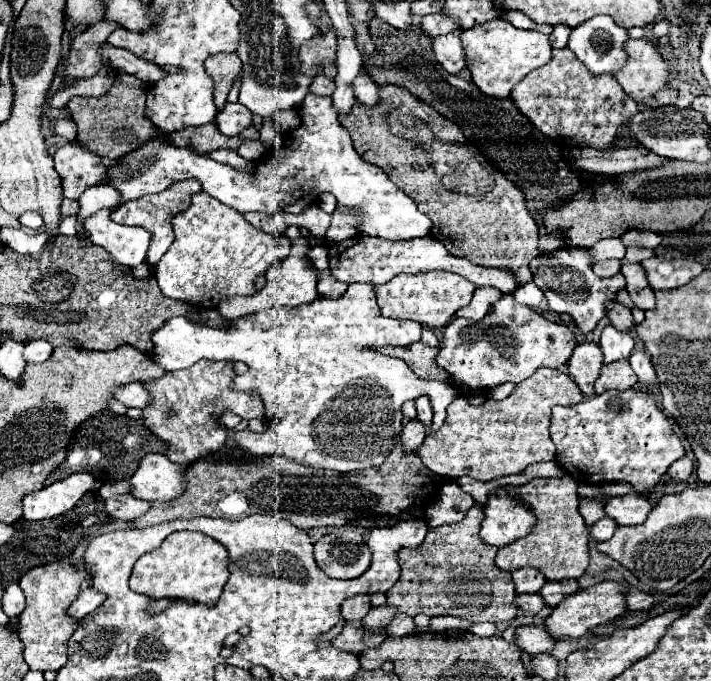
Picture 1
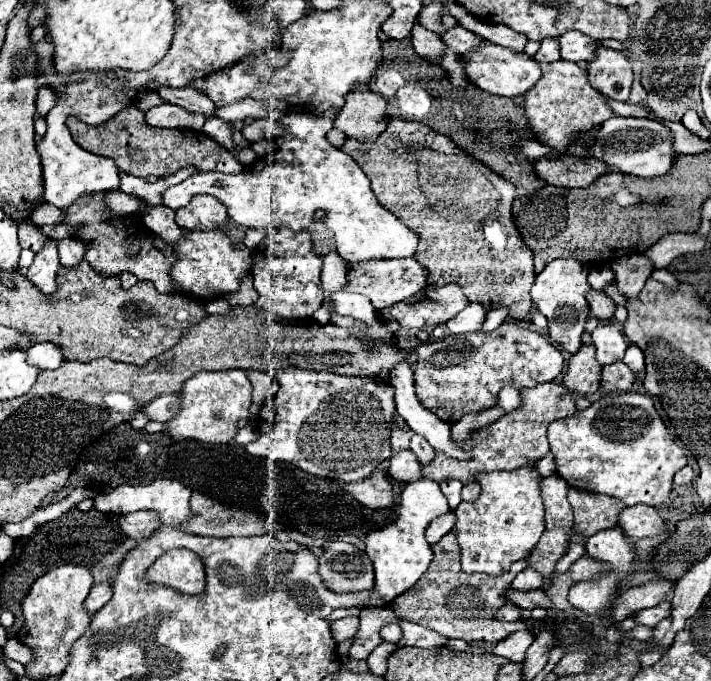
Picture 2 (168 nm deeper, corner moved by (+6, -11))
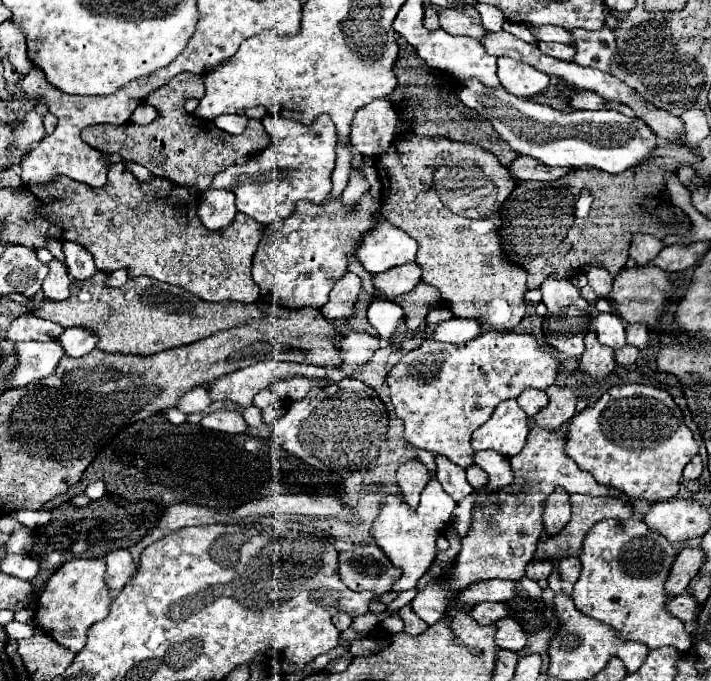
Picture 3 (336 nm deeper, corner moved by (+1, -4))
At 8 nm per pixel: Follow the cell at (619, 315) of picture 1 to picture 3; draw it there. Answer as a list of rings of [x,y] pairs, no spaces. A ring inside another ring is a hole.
[[[592,266],[590,270],[588,270],[588,284],[590,284],[590,288],[598,294],[598,296],[608,296],[608,292],[612,290],[612,276],[610,276],[610,272],[606,270],[606,268],[600,268],[600,266]]]

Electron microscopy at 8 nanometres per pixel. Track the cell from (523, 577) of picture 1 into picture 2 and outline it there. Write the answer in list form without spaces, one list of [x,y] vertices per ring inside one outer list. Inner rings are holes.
[[[527,567],[513,579],[511,587],[517,591],[531,591],[531,589],[541,589],[543,585],[545,585],[545,579],[537,571]]]

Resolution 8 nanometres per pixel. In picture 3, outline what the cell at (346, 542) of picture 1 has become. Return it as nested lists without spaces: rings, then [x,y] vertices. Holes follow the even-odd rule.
[[[378,546],[340,552],[340,578],[350,590],[370,590],[374,596],[382,596],[392,590],[400,576],[402,570],[396,568]]]

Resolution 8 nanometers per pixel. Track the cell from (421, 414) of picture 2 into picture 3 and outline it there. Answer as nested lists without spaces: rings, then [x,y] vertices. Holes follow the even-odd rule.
[[[492,450],[476,452],[474,464],[480,466],[488,474],[488,488],[492,490],[504,488],[514,482],[514,474],[512,474],[512,466],[508,458],[500,456],[498,452],[492,452]]]

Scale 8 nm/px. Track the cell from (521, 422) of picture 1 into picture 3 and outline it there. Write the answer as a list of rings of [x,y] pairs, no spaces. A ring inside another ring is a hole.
[[[550,386],[546,390],[550,404],[540,416],[536,416],[536,424],[544,424],[546,428],[560,428],[566,420],[570,420],[576,412],[576,396],[570,388]]]

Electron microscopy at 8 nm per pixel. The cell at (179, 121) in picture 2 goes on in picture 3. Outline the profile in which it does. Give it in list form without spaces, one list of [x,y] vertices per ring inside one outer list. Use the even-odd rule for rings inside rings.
[[[140,104],[136,110],[134,110],[134,114],[132,114],[132,122],[134,124],[150,124],[154,118],[158,116],[158,112],[150,106],[150,104]]]

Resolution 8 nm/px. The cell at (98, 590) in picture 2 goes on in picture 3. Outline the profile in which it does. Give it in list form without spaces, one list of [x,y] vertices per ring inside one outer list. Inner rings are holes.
[[[114,550],[106,556],[108,572],[106,572],[106,582],[110,590],[122,590],[128,580],[134,576],[136,564],[132,560],[132,554],[128,550]]]

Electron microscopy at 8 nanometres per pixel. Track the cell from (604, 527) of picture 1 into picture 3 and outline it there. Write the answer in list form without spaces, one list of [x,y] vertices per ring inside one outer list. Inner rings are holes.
[[[634,516],[628,520],[602,520],[584,538],[578,558],[582,572],[572,598],[582,614],[608,624],[618,632],[620,640],[642,642],[650,650],[674,646],[678,652],[686,652],[692,646],[692,634],[666,608],[672,594],[666,592],[664,582],[676,560],[676,550],[660,532]]]

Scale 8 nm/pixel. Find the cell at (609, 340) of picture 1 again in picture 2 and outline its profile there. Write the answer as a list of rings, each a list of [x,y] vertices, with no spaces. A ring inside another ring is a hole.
[[[599,325],[593,331],[593,345],[597,347],[597,361],[601,365],[611,365],[615,361],[621,361],[629,347],[623,331],[615,325]]]

